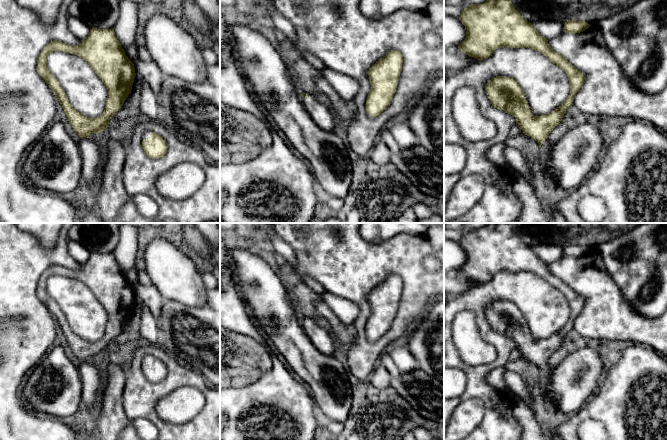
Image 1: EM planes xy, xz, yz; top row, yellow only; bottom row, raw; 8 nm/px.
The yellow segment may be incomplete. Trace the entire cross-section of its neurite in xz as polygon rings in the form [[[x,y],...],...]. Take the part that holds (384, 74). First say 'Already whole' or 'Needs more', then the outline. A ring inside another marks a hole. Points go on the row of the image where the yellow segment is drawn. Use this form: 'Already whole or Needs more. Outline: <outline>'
Needs more. Outline: [[[391,50],[369,68],[368,76],[371,89],[365,101],[369,118],[375,118],[381,114],[389,106],[397,90],[417,91],[419,96],[413,98],[413,106],[426,94],[427,90],[421,83],[400,82],[402,63],[401,53],[397,50]]]

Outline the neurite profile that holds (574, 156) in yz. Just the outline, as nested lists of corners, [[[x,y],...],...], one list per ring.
[[[596,119],[569,130],[554,143],[549,155],[542,157],[541,173],[549,181],[549,171],[556,181],[556,185],[563,190],[574,190],[579,187],[598,165],[602,157],[604,142]]]

